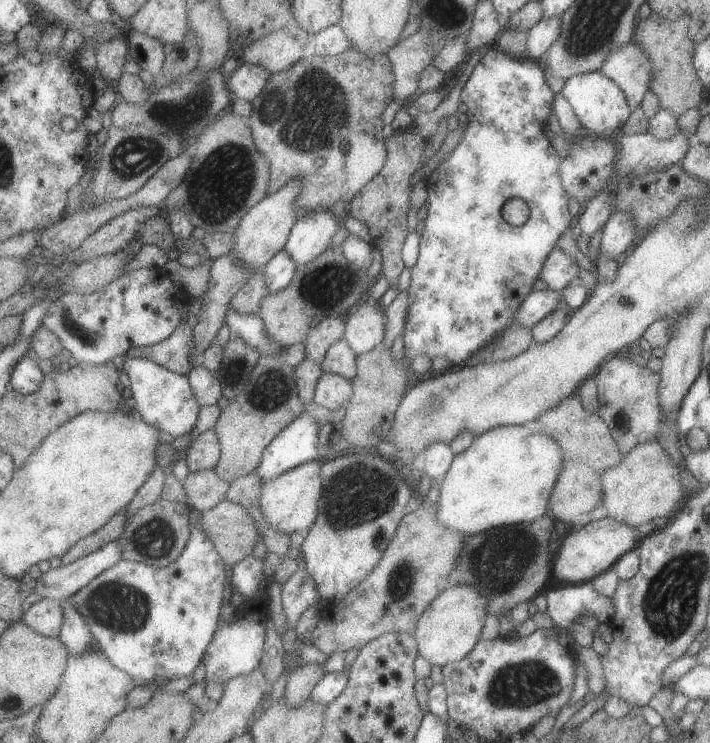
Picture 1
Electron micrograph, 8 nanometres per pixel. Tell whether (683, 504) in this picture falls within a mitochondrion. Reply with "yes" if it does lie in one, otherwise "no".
no

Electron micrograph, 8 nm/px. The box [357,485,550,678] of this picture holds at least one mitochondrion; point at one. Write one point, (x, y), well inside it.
(499, 565)

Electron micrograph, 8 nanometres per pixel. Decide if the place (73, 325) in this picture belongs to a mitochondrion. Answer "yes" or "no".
yes

